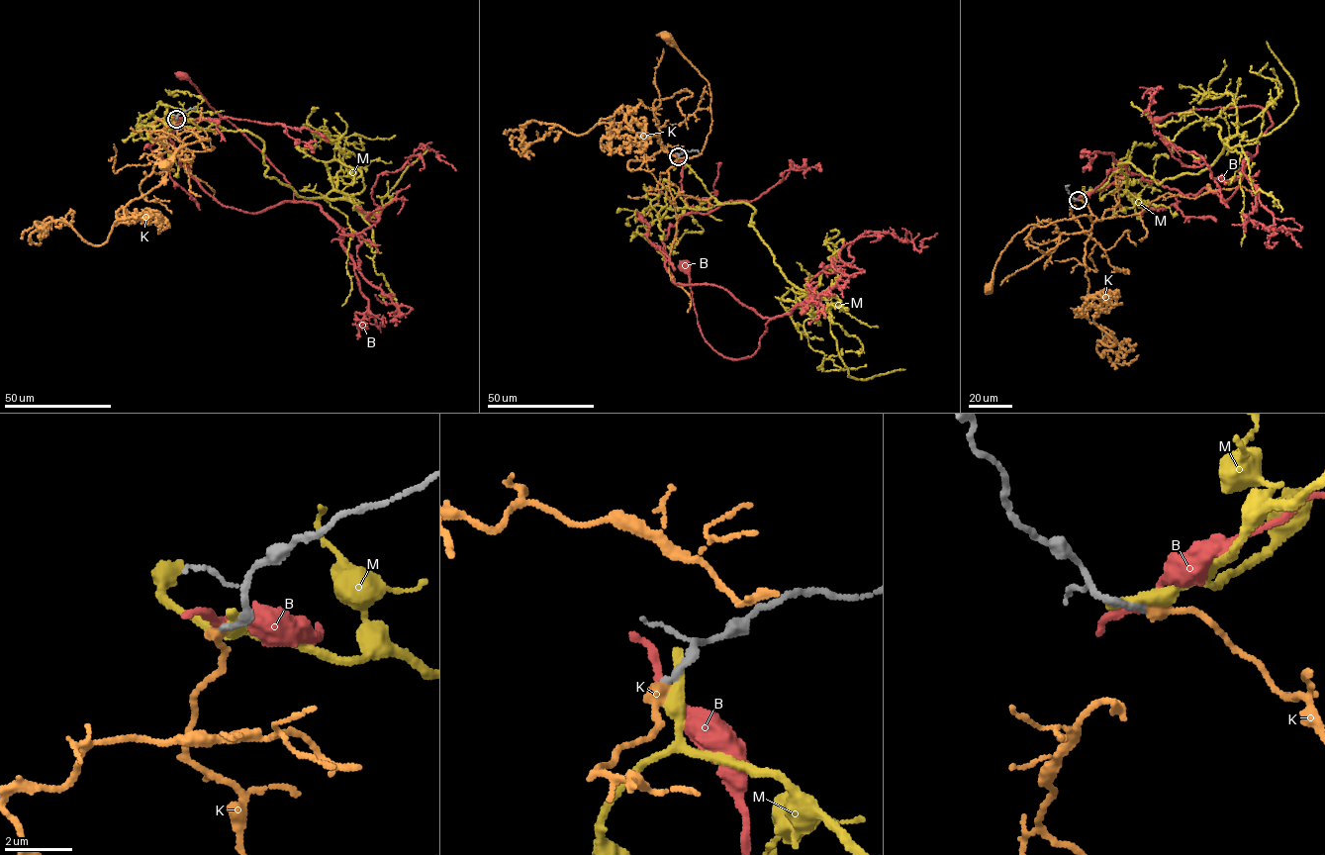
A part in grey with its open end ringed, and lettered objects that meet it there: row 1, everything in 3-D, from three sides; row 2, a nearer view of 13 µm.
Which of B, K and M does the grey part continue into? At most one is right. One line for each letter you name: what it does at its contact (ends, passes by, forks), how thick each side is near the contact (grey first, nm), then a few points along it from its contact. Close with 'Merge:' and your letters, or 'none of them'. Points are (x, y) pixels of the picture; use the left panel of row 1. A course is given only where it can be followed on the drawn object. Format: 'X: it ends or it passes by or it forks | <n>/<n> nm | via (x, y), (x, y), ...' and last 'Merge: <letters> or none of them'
K: it ends | 200/380 nm | via (176, 119), (173, 127), (183, 152), (214, 147), (210, 138), (195, 141), (179, 148), (165, 163)
Merge: K

